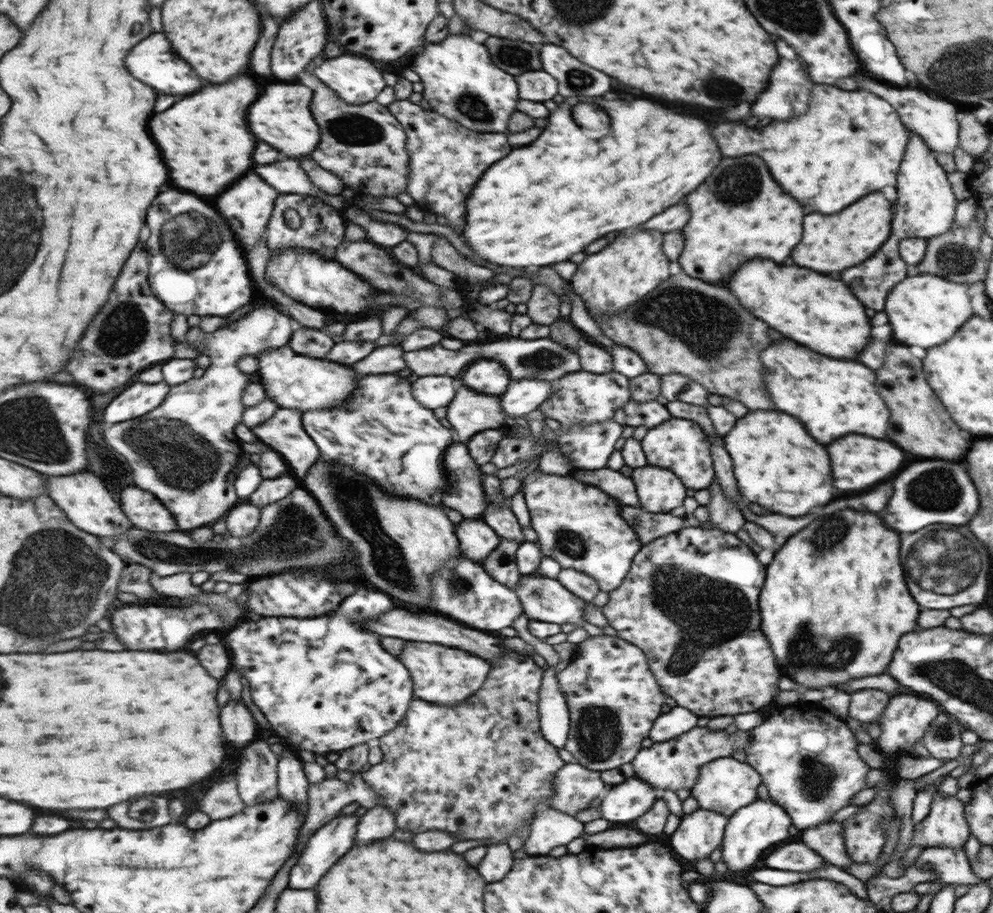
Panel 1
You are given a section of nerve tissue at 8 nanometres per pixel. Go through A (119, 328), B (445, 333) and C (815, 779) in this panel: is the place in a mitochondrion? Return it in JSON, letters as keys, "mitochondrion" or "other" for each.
{"A":"mitochondrion","B":"other","C":"mitochondrion"}

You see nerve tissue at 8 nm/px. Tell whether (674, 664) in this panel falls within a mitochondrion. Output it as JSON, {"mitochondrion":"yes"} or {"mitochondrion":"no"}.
{"mitochondrion":"yes"}

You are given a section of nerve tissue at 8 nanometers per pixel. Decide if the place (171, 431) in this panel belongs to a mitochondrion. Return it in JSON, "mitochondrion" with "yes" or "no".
{"mitochondrion":"yes"}

